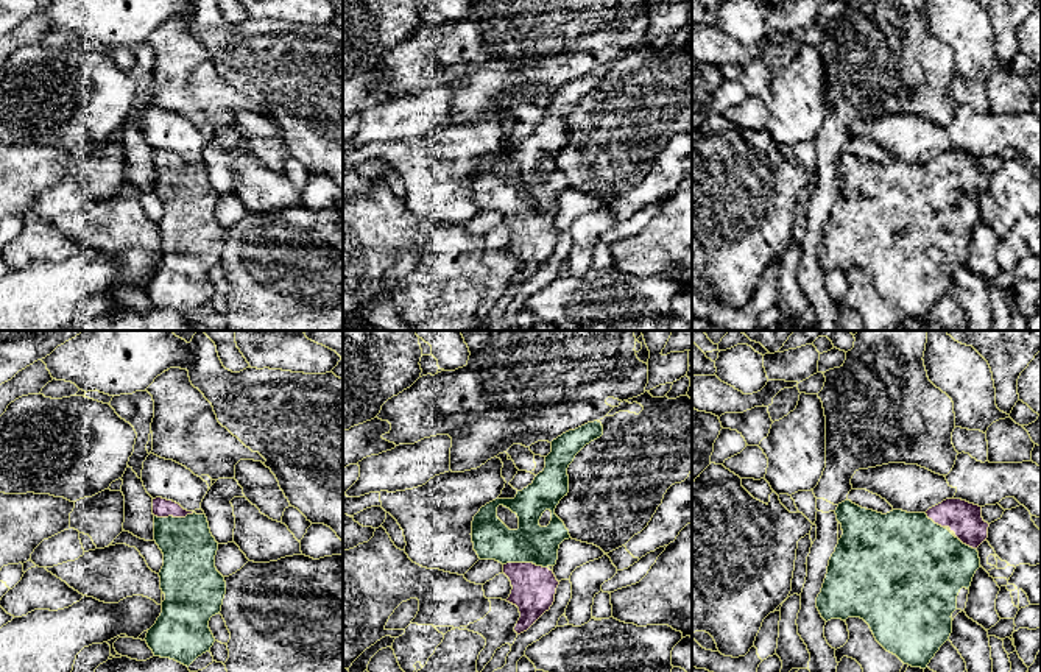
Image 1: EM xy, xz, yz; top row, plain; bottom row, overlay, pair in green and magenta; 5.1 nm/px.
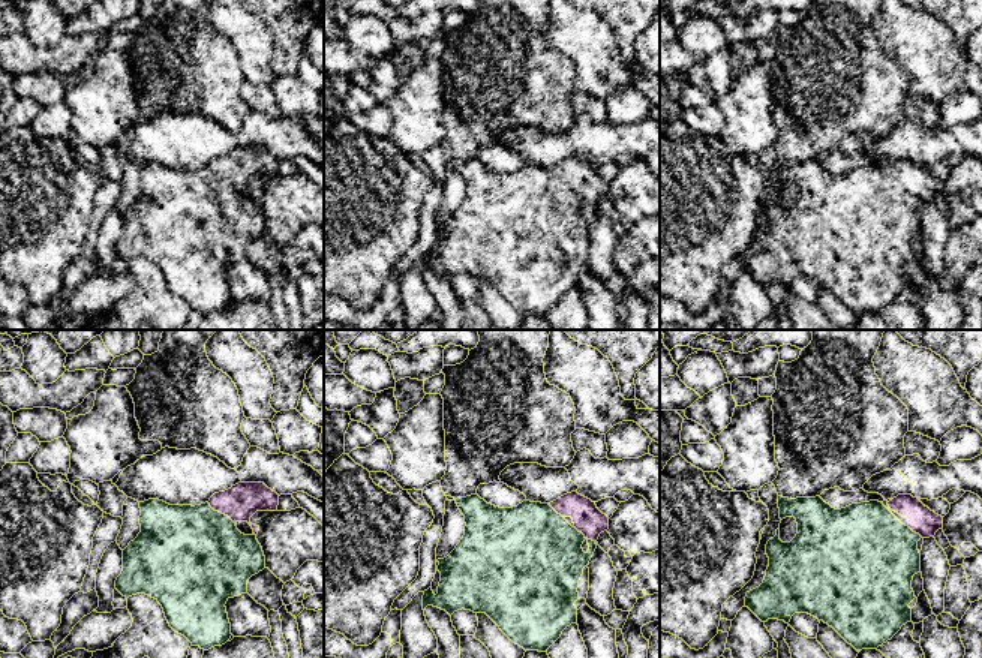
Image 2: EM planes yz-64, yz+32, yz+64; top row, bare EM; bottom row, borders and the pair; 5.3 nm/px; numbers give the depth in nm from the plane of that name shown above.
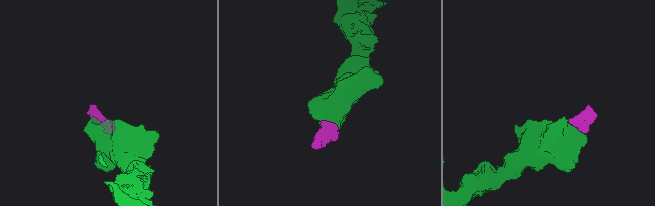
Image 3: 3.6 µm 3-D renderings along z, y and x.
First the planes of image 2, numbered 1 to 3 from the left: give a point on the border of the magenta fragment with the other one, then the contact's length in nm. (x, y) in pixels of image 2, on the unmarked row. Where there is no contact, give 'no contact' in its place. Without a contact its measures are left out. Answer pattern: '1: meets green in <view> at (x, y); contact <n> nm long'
1: meets green in yz-64 at (221, 177); contact 180 nm long
2: meets green in yz+32 at (555, 176); contact 100 nm long
3: meets green in yz+64 at (915, 197); contact 110 nm long

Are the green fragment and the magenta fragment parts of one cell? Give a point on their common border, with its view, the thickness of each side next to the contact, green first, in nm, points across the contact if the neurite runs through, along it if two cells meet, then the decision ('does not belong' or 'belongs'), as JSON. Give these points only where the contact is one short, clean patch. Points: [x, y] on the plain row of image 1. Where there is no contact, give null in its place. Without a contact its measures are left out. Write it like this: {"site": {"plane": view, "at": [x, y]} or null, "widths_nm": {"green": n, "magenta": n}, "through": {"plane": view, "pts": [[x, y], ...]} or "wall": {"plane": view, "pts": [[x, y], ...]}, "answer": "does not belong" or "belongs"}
{"site": {"plane": "xz", "at": [525, 212]}, "widths_nm": {"green": 200, "magenta": 220}, "through": {"plane": "xz", "pts": [[493, 190], [511, 198], [525, 212], [533, 242]]}, "answer": "belongs"}

